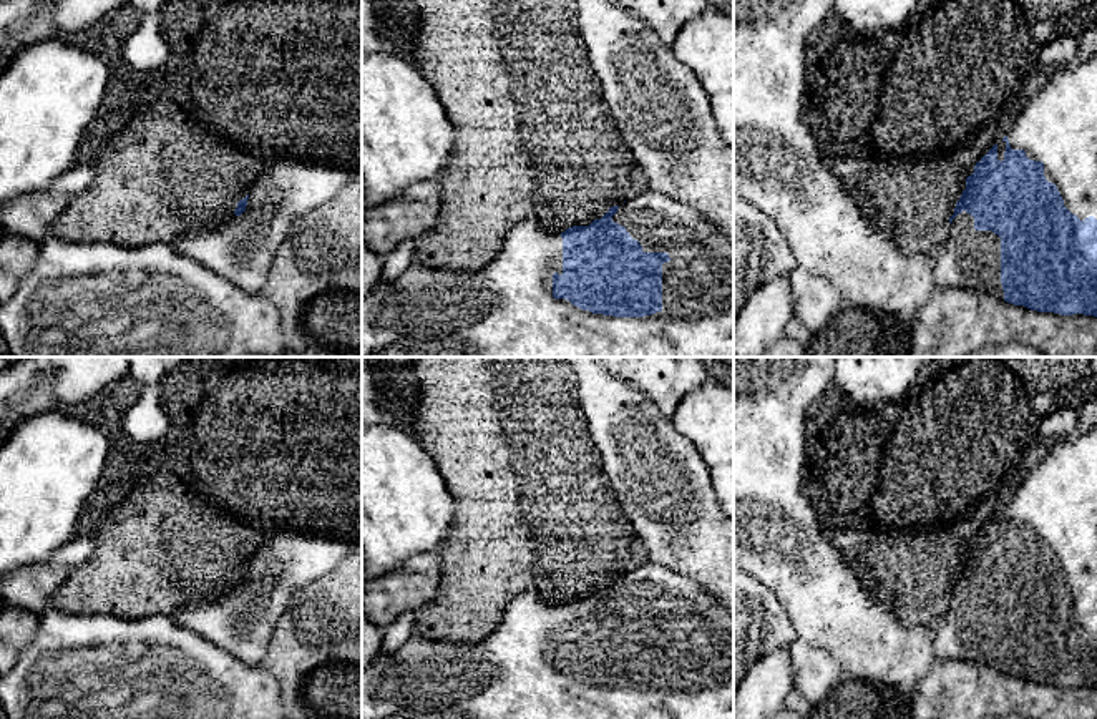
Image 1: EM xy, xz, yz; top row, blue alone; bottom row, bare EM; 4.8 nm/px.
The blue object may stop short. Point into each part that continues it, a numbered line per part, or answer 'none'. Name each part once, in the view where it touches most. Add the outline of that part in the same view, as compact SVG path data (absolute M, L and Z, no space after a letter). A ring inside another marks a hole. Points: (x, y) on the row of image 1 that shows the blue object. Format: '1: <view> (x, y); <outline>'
1: xz (507, 309); M647 193L622 203L612 221L624 226L644 252L667 252L670 261L662 264L662 311L644 317L614 317L592 314L566 299L553 297L553 274L563 274L563 237L541 229L534 221L516 224L505 237L498 256L480 271L451 271L410 264L402 276L387 282L378 279L362 301L362 357L734 357L734 244L707 221L694 206Z

